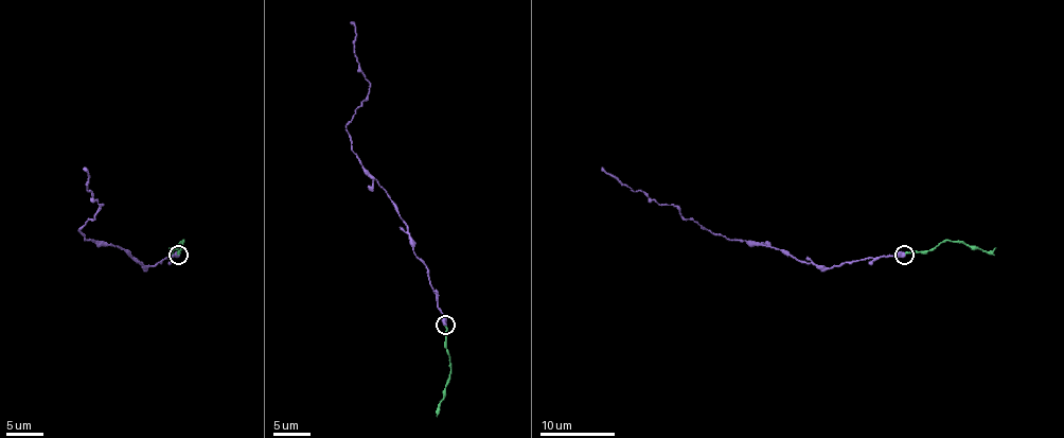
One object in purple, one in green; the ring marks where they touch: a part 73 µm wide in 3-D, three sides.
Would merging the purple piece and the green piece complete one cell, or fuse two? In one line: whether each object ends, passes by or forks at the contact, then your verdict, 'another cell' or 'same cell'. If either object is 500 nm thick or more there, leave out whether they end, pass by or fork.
same cell

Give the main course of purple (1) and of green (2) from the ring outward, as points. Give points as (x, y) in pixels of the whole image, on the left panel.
1: (178, 255), (146, 267), (121, 247), (85, 240), (80, 228), (102, 204), (87, 189), (89, 172), (84, 167)
2: (178, 255), (184, 240), (173, 250), (170, 247)

